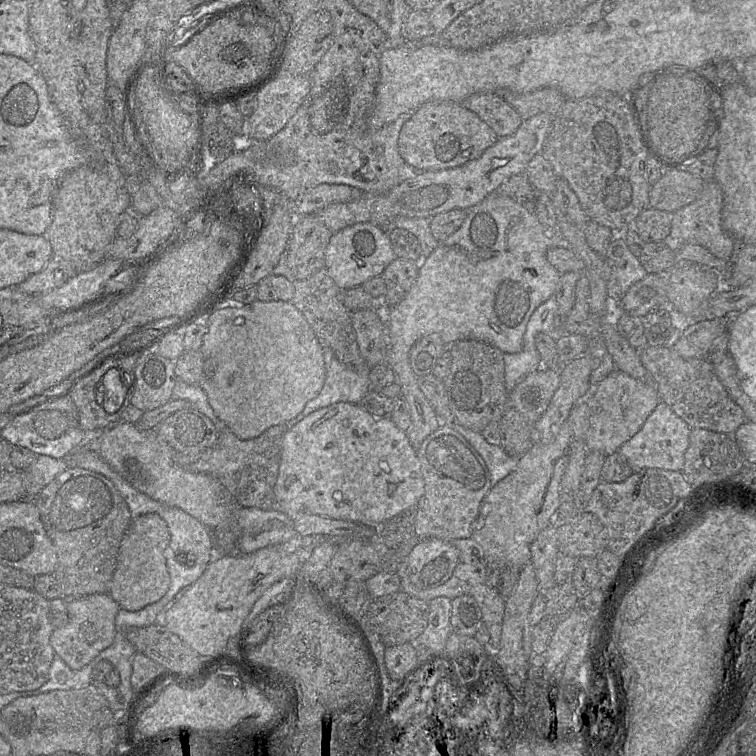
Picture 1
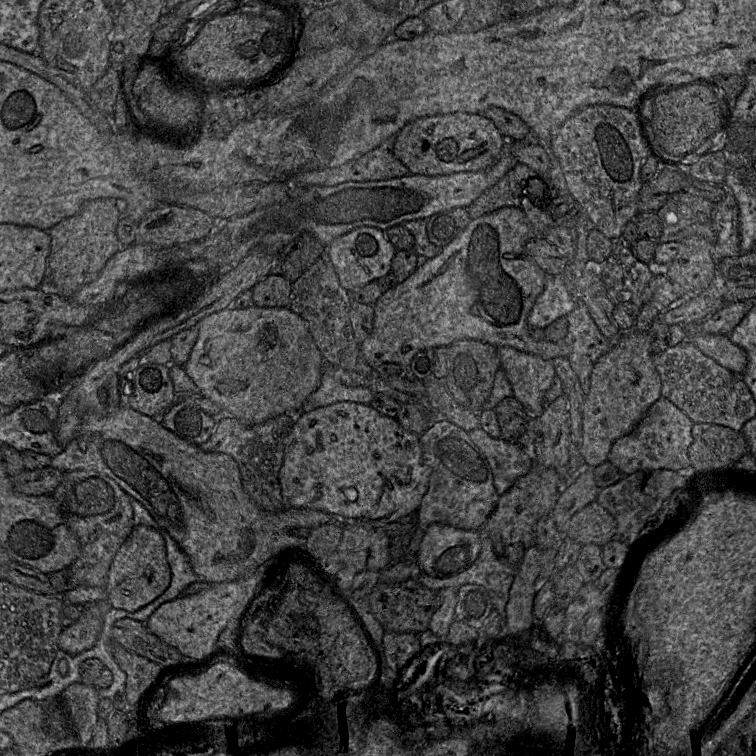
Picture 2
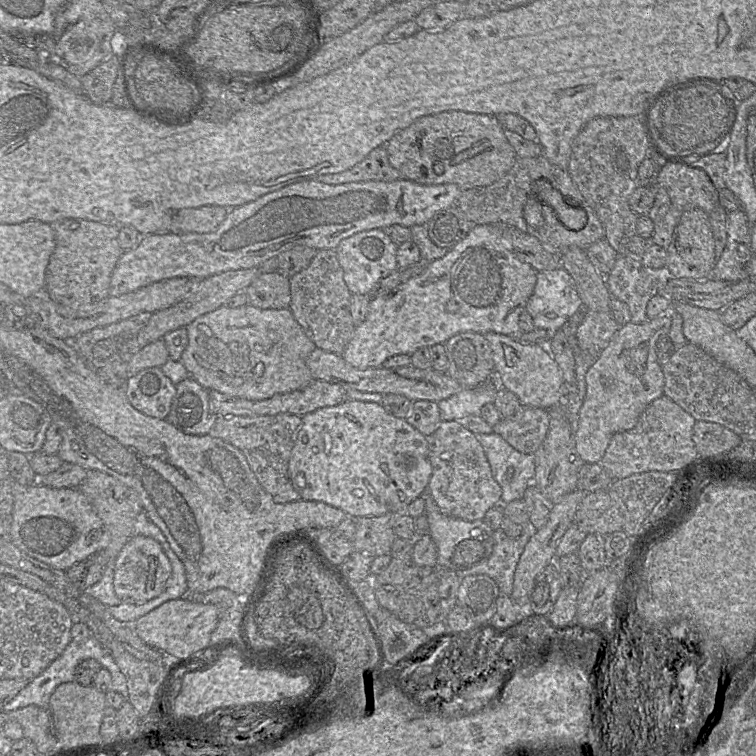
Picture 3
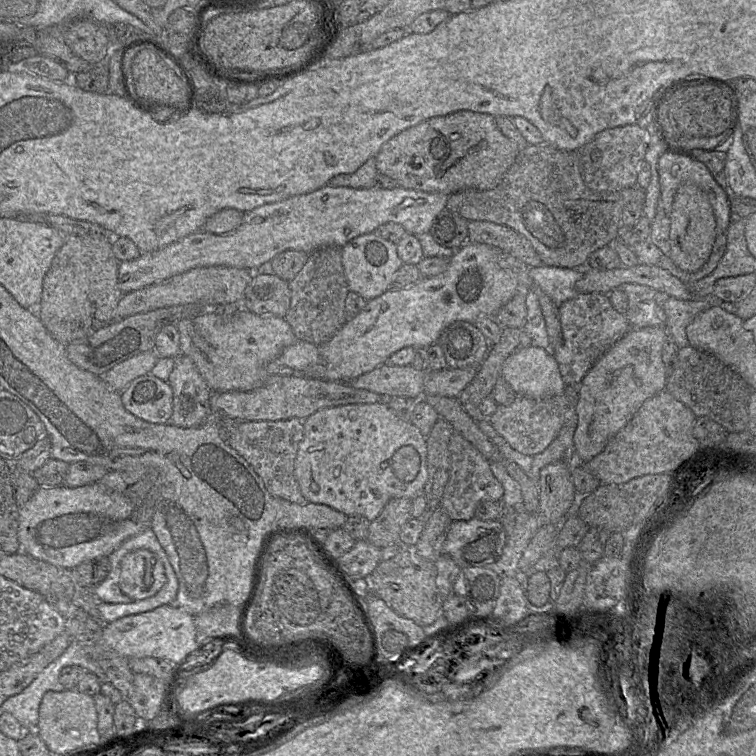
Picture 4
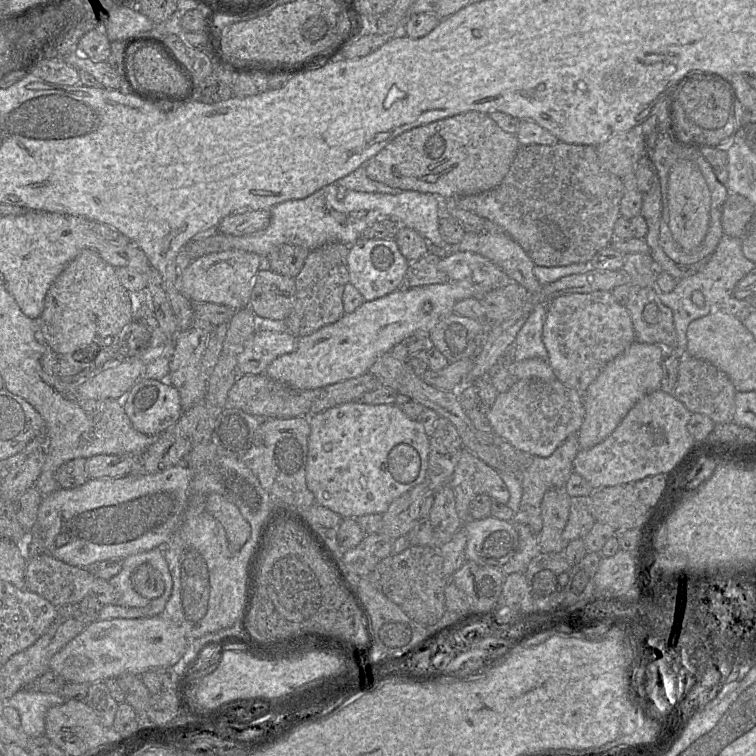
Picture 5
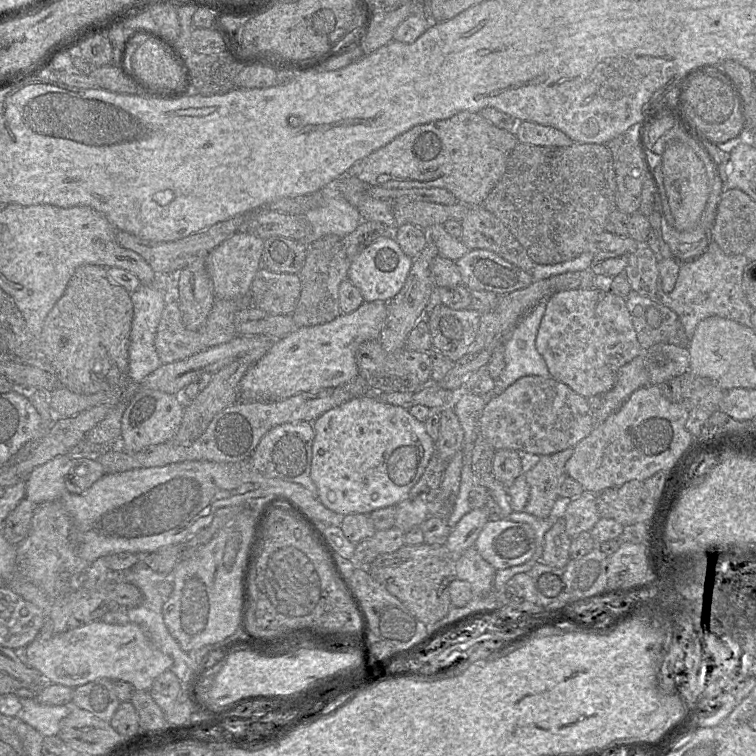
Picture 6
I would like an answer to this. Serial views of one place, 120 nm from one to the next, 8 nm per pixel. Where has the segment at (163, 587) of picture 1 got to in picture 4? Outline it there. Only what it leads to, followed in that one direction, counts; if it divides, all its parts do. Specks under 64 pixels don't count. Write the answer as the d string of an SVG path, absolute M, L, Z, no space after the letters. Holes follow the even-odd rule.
M136 549L122 558L119 587L133 601L154 596L165 583L165 569L155 553Z

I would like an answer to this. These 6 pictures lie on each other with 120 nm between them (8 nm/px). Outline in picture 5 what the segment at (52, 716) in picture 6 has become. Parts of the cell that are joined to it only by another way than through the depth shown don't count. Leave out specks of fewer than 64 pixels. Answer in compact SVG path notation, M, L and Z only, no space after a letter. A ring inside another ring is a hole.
M21 689L6 701L6 705L15 708L19 712L22 731L26 733L29 738L34 738L45 735L45 717L49 708L55 705L64 704L67 700L70 699L65 699L57 694L40 693Z

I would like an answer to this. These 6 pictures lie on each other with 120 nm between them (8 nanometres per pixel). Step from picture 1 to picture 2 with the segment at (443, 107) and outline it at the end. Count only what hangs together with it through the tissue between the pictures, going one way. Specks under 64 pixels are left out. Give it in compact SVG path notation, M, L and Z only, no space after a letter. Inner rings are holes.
M464 112L417 118L404 125L396 135L393 154L409 170L409 174L442 176L457 172L475 172L492 167L500 158L505 138L494 122L483 114Z

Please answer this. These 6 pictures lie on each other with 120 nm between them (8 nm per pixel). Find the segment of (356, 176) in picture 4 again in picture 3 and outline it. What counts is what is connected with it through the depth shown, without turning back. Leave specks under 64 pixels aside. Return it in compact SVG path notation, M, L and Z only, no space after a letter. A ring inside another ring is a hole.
M385 143L373 149L352 168L340 173L320 175L316 181L327 185L338 185L363 181L392 182L401 178L401 173L389 163Z

